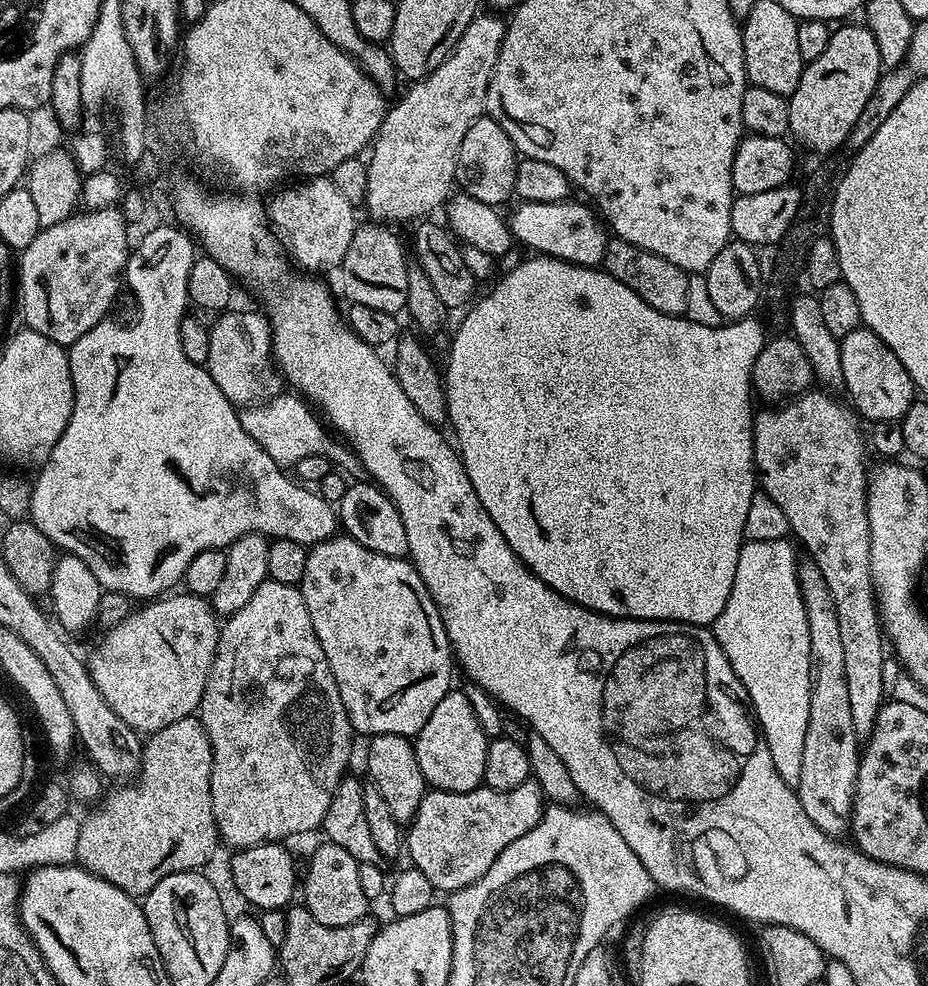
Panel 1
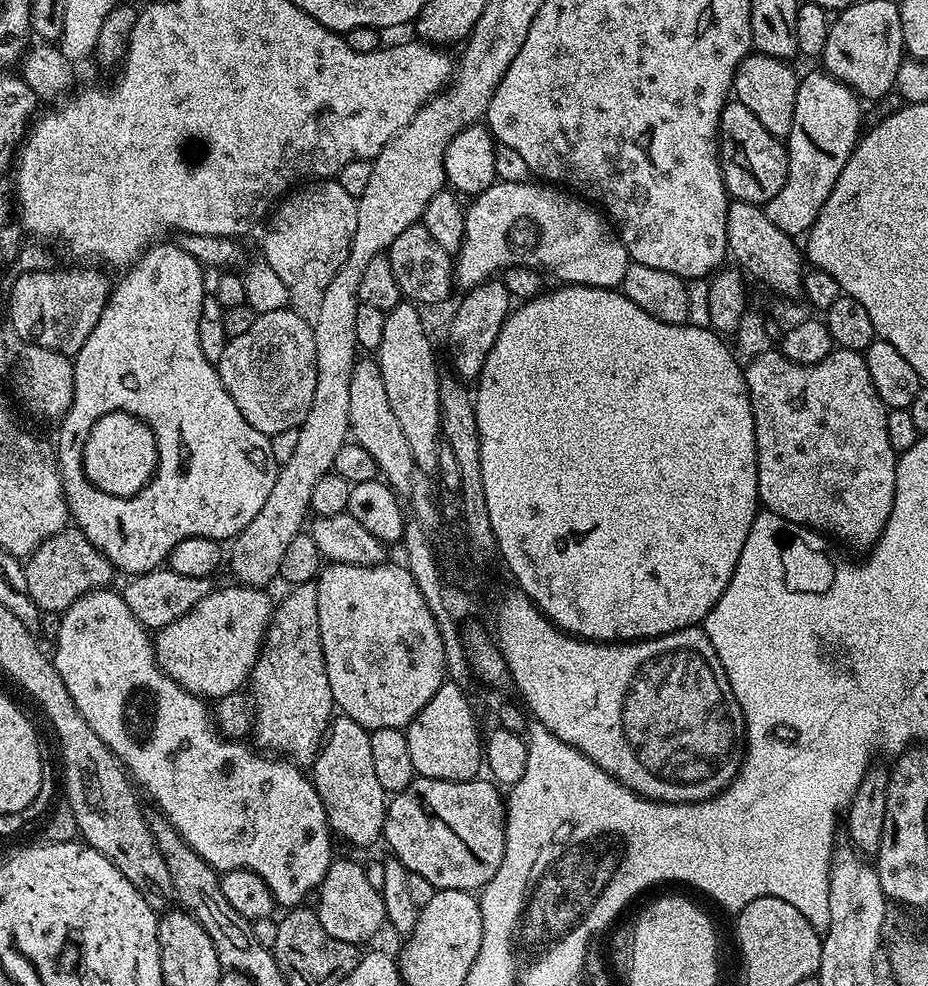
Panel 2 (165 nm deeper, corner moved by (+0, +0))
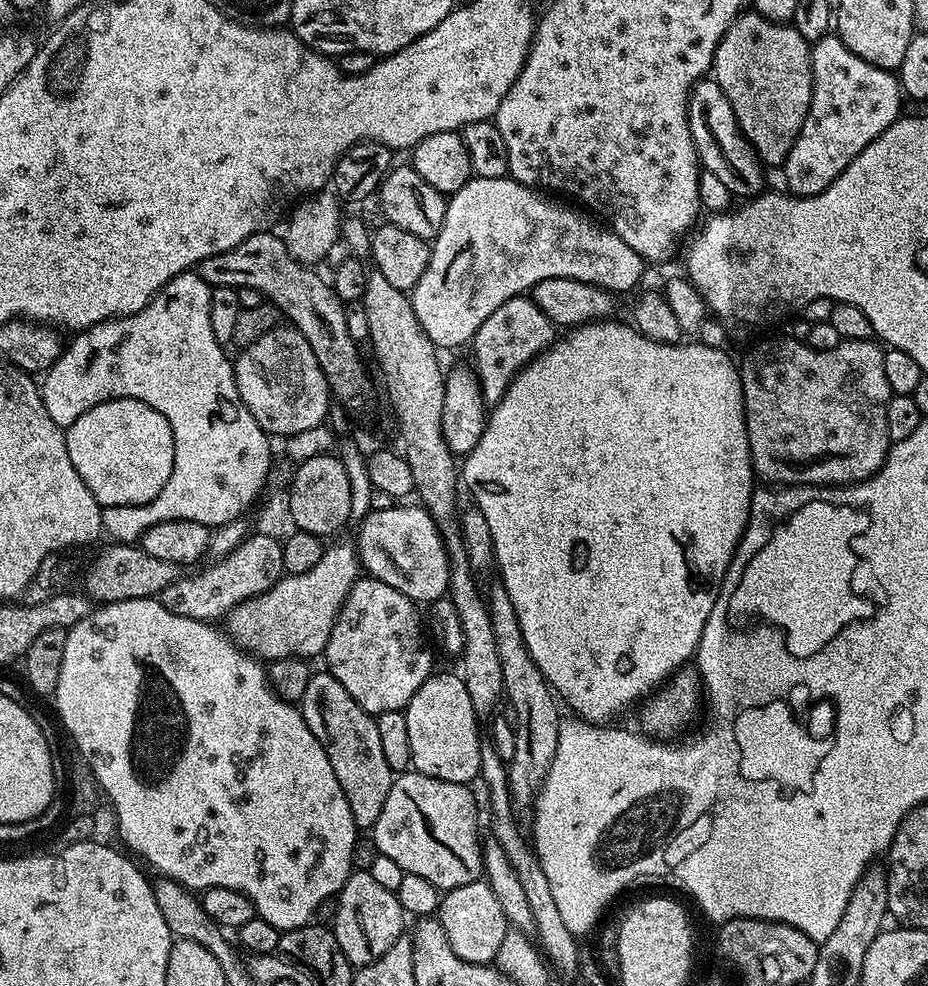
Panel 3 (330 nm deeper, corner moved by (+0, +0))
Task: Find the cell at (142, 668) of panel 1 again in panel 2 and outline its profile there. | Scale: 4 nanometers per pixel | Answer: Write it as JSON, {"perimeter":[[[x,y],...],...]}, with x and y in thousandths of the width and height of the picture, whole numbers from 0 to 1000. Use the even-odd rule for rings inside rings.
{"perimeter":[[[230,595],[222,606],[209,615],[209,619],[196,623],[192,631],[183,631],[183,635],[171,638],[166,645],[168,671],[172,678],[191,690],[202,702],[208,702],[224,712],[235,711],[244,704],[260,701],[264,697],[280,666],[280,658],[284,656],[284,646],[289,643],[289,635],[295,624],[295,609],[288,604],[284,596],[253,595]]]}

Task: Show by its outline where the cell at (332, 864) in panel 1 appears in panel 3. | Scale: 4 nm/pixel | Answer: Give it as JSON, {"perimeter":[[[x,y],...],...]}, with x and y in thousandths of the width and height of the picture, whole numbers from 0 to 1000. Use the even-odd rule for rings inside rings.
{"perimeter":[[[384,882],[375,889],[375,894],[367,899],[364,908],[364,923],[360,934],[362,954],[373,968],[373,972],[380,980],[402,978],[436,944],[435,933],[438,926],[429,915],[426,905],[403,895],[397,882]]]}

